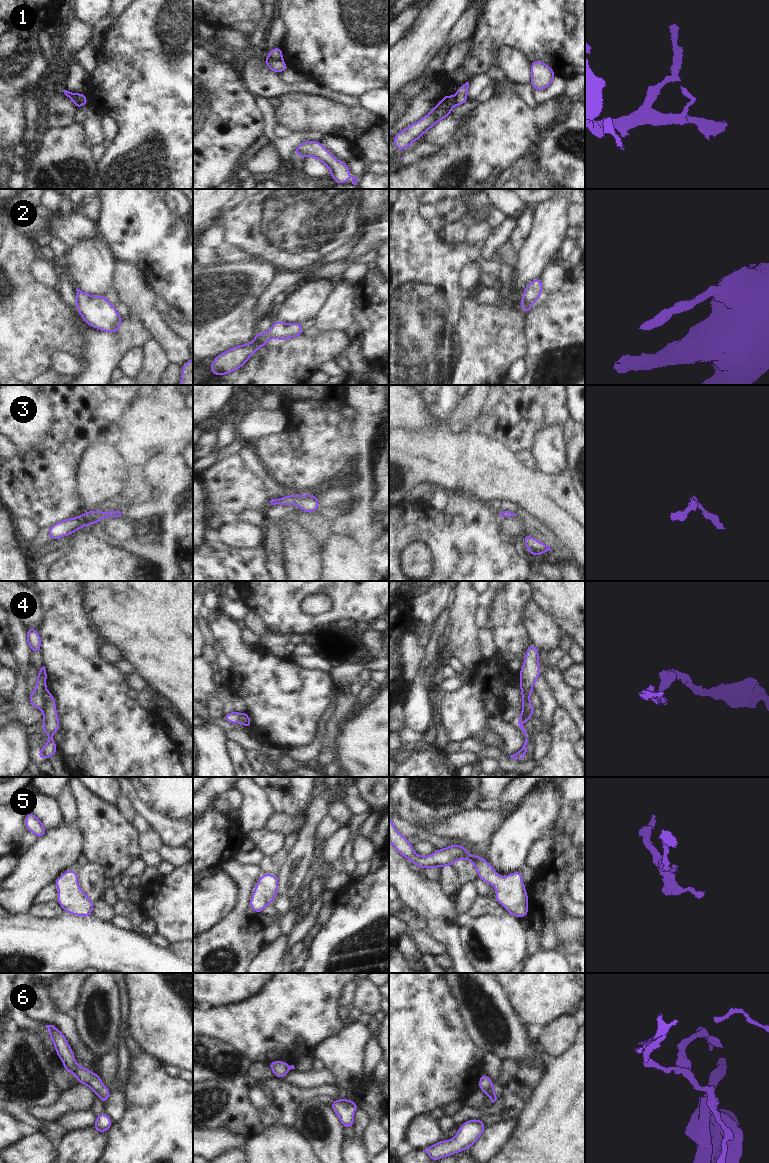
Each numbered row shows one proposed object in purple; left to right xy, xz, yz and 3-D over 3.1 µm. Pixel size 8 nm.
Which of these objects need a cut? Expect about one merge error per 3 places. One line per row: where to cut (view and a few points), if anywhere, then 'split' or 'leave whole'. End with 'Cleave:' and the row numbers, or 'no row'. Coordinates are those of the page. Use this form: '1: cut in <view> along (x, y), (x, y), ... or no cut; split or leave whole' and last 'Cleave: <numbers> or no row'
1: cut in xz along (268, 58), (272, 60), (281, 59); split
2: no cut; leave whole
3: no cut; leave whole
4: cut in xy along (45, 689), (43, 701); split
5: no cut; leave whole
6: no cut; leave whole
Cleave: 1, 4

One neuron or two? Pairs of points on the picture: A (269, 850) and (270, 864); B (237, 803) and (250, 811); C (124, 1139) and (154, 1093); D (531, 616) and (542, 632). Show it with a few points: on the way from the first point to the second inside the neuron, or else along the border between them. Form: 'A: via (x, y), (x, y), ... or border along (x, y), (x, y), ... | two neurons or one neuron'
A: border along (284, 847), (272, 855), (266, 856) | two neurons
B: border along (233, 787), (243, 796), (243, 805), (239, 812) | two neurons
C: via (135, 1128), (154, 1109), (154, 1104) | one neuron
D: via (535, 620), (541, 628) | one neuron

